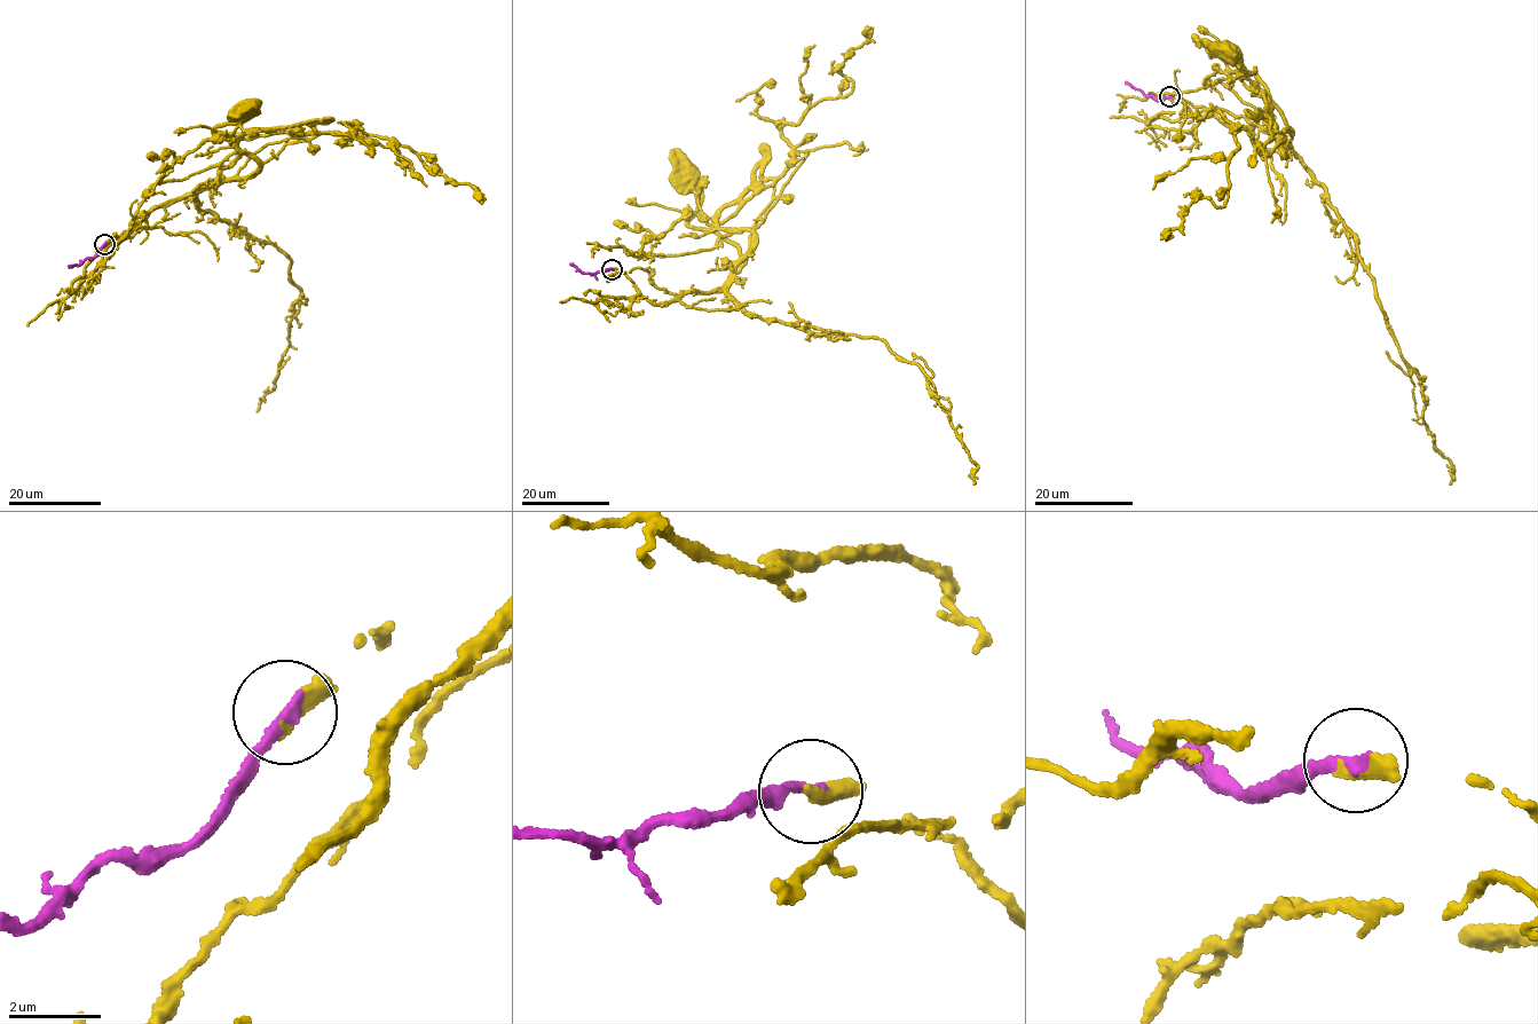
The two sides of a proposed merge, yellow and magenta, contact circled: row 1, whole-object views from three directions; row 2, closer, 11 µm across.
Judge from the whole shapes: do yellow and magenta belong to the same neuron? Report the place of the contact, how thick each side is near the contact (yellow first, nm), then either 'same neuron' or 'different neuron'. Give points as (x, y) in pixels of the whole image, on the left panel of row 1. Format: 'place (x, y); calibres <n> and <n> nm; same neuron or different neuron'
place (104, 244); calibres 360 and 280 nm; same neuron

